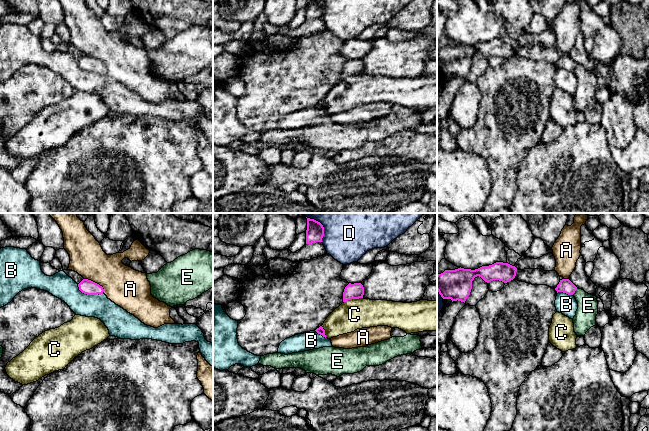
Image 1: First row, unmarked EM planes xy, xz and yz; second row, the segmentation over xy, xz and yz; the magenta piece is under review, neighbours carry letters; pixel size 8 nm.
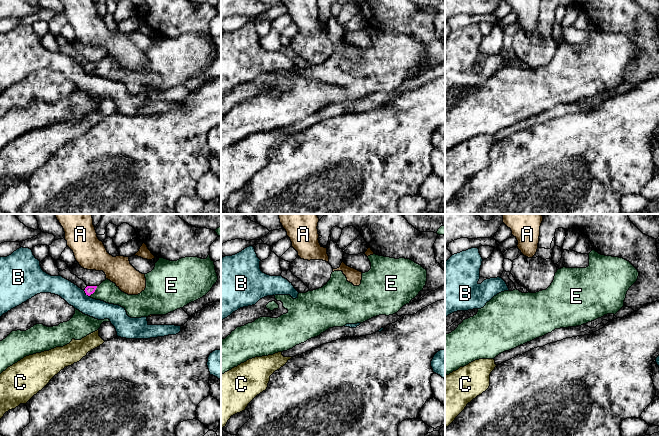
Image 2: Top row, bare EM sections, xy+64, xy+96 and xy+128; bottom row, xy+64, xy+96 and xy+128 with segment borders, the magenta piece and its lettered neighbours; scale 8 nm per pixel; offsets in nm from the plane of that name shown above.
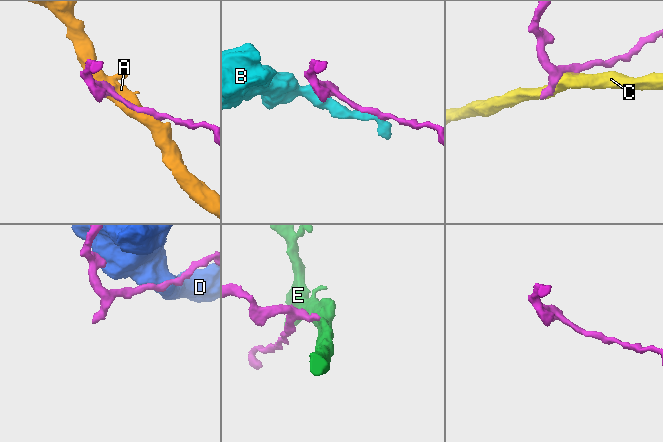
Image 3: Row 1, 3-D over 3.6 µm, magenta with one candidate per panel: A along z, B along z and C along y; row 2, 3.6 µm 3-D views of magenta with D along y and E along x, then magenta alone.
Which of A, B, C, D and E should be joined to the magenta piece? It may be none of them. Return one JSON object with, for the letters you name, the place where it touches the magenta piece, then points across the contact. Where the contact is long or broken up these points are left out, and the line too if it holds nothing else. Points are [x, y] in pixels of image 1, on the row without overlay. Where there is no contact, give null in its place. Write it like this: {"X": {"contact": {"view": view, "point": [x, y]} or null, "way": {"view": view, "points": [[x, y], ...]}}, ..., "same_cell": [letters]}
{"E": {"contact": {"view": "yz", "point": [575, 66]}, "way": {"view": "yz", "points": [[566, 62], [575, 66], [585, 77], [585, 94]]}}, "same_cell": ["E"]}

